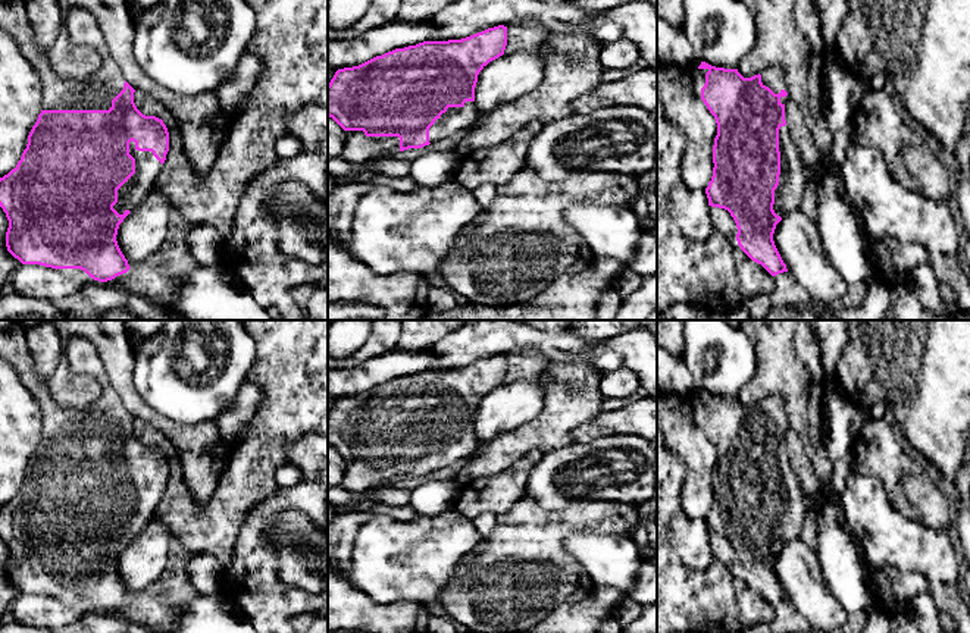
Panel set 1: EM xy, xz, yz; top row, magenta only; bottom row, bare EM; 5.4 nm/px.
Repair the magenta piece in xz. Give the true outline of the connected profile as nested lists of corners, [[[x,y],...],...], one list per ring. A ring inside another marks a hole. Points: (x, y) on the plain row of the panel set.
[[[498,354],[461,369],[395,377],[359,395],[338,398],[328,413],[328,445],[345,460],[341,486],[367,492],[472,457],[481,445],[475,432],[478,404],[504,383],[506,375],[507,355]]]

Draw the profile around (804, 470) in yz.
[[[791,427],[785,432],[785,448],[792,470],[795,471],[797,479],[807,496],[808,508],[819,510],[822,502],[822,485],[801,441]]]

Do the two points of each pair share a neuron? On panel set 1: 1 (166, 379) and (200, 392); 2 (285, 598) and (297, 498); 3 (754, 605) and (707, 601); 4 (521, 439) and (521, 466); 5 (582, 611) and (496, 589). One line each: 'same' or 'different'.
1: same
2: same
3: same
4: different
5: different

